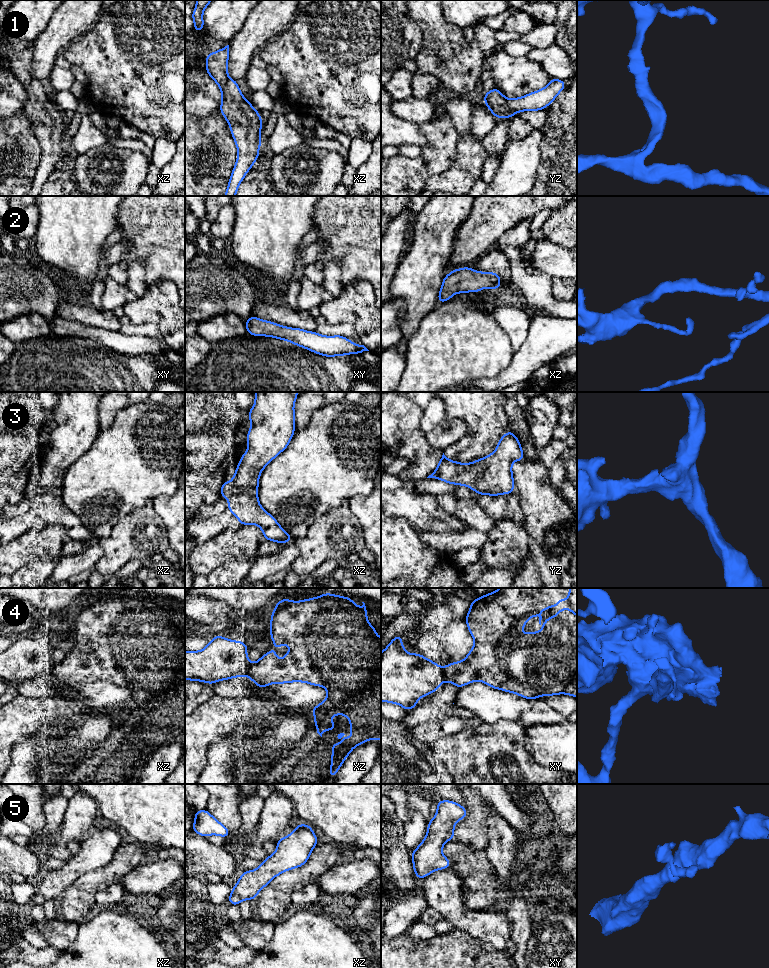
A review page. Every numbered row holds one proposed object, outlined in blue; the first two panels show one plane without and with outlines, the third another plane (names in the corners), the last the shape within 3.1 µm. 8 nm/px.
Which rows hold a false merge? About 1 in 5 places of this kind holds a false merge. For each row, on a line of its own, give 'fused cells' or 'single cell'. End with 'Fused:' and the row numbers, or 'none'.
1: single cell
2: single cell
3: single cell
4: fused cells
5: single cell
Fused: 4

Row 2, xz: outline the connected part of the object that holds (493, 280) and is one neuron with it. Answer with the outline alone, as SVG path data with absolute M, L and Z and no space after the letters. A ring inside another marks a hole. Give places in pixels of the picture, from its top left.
M468 266L454 269L442 281L438 302L448 301L457 293L478 292L483 288L500 290L500 282L500 276L494 272L478 272Z

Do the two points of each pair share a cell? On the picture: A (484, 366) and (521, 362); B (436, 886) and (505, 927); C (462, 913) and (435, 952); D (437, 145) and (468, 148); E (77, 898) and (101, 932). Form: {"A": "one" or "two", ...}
{"A": "two", "B": "one", "C": "two", "D": "two", "E": "two"}

